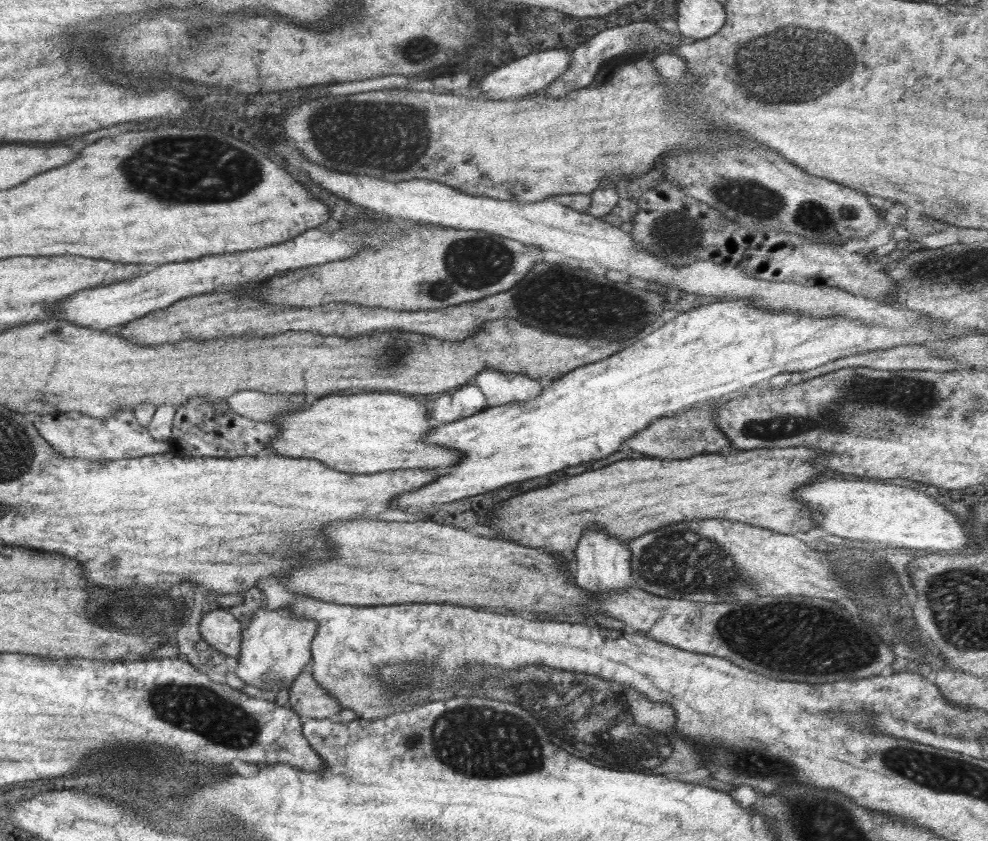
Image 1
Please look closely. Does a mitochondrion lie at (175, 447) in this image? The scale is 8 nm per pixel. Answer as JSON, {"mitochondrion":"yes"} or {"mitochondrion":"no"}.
{"mitochondrion":"no"}

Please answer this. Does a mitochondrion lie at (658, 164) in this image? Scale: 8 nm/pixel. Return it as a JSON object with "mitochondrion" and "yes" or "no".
{"mitochondrion":"no"}

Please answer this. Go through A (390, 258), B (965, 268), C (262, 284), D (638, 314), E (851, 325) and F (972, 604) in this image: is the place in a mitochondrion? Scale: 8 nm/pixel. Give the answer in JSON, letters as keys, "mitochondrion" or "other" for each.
{"A":"other","B":"mitochondrion","C":"other","D":"mitochondrion","E":"other","F":"mitochondrion"}

